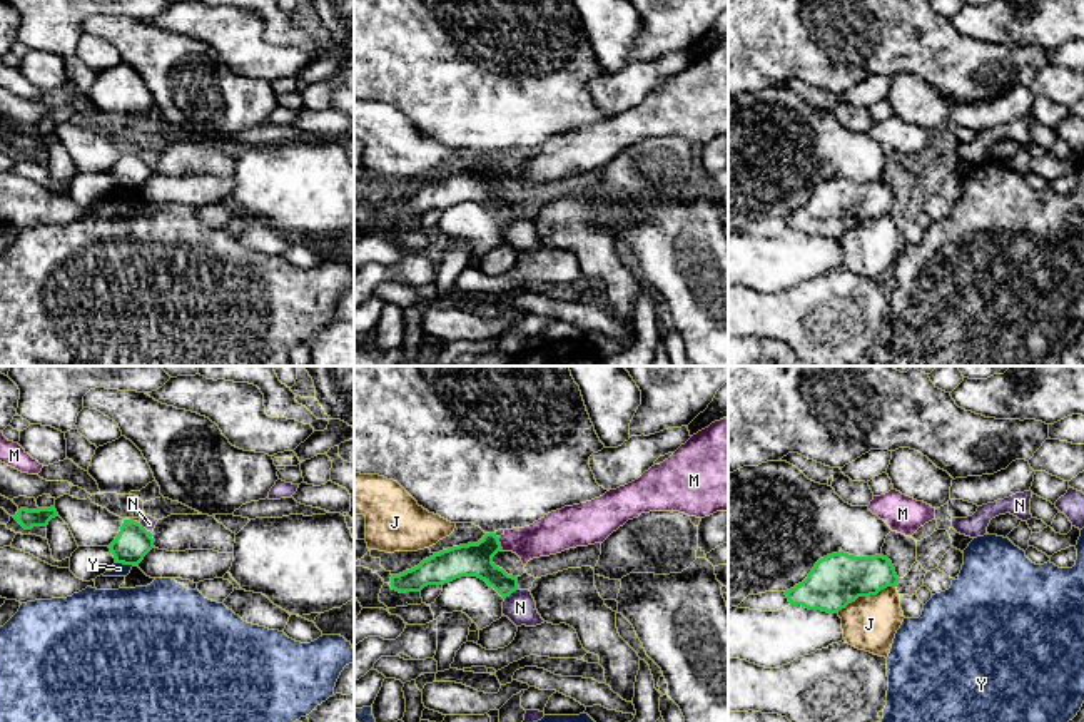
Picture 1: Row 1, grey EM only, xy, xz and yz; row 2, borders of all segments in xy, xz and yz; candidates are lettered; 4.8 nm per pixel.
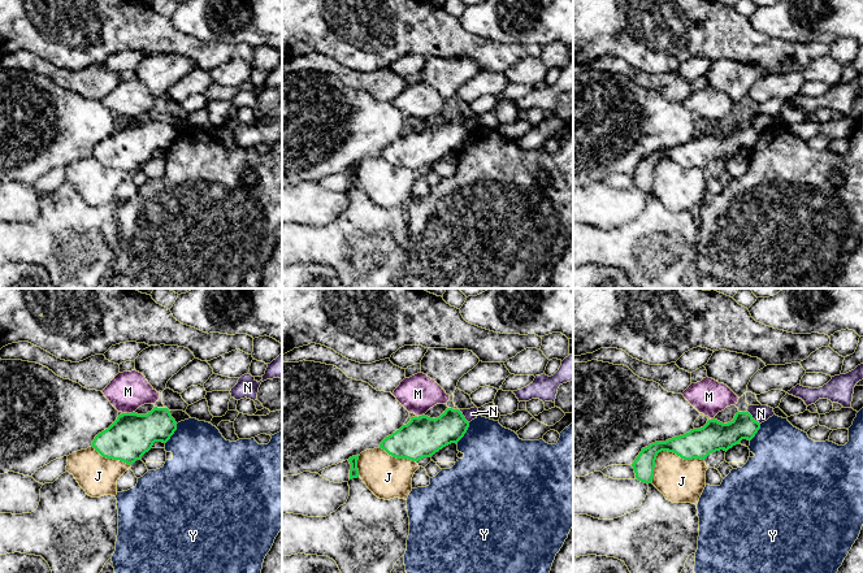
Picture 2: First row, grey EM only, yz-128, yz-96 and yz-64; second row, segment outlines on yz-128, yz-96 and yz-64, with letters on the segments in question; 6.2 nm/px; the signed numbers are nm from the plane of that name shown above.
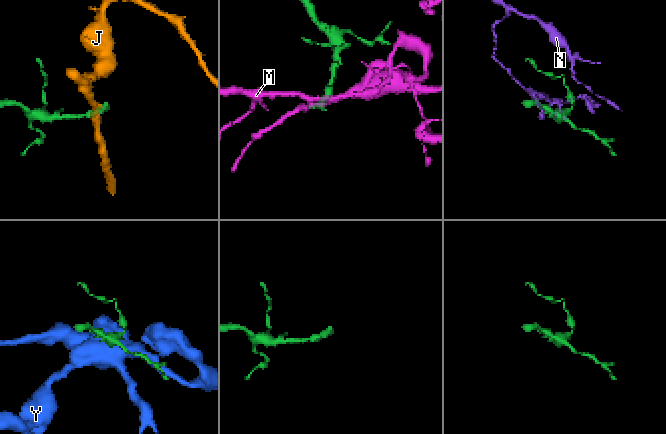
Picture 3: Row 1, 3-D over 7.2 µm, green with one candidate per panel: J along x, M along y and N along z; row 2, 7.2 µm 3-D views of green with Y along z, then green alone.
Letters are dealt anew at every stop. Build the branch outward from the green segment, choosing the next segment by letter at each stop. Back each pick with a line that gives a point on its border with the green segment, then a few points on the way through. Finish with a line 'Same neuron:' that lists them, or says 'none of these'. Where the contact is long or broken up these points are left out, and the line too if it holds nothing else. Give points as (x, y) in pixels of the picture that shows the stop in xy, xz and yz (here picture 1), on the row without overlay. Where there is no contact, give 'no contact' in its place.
Same neuron: none of these

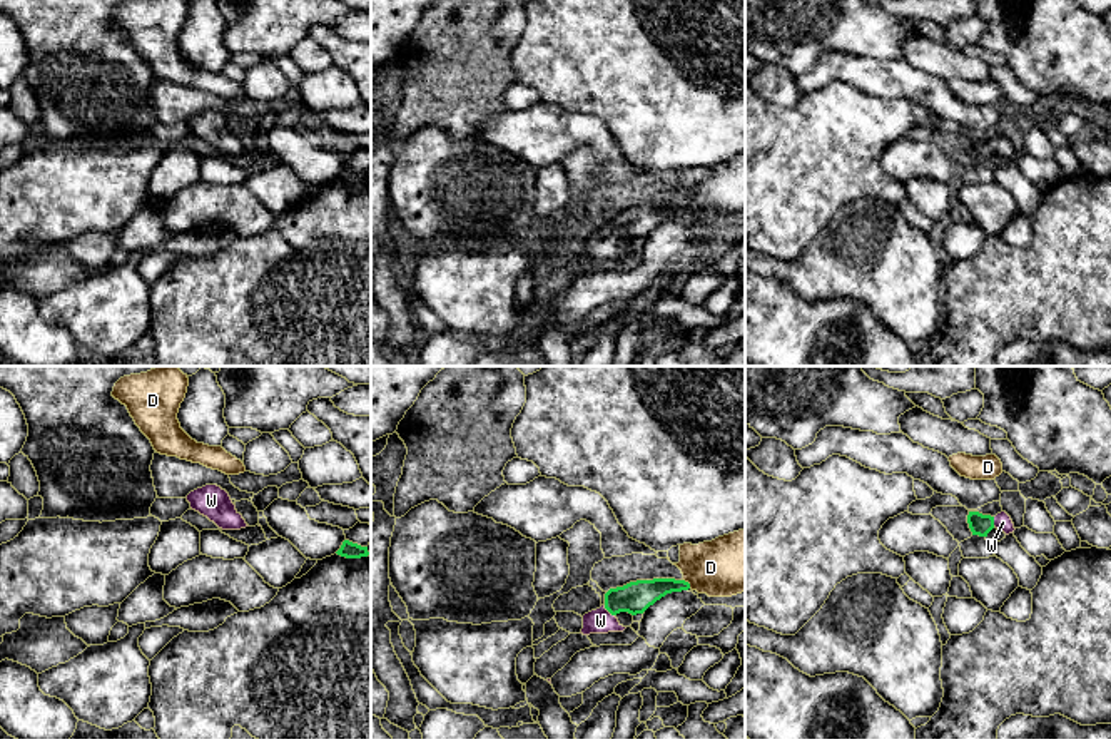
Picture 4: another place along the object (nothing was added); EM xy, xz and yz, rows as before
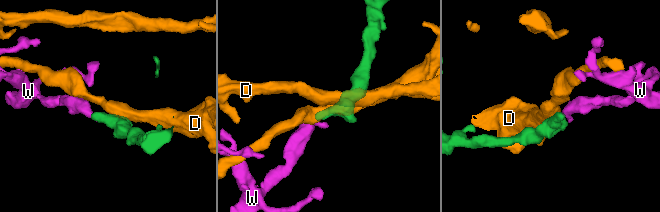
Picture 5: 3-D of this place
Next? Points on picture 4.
W: xz (608, 236) | across xz (635, 223), (620, 224), (608, 236), (600, 246)
Same neuron: W

